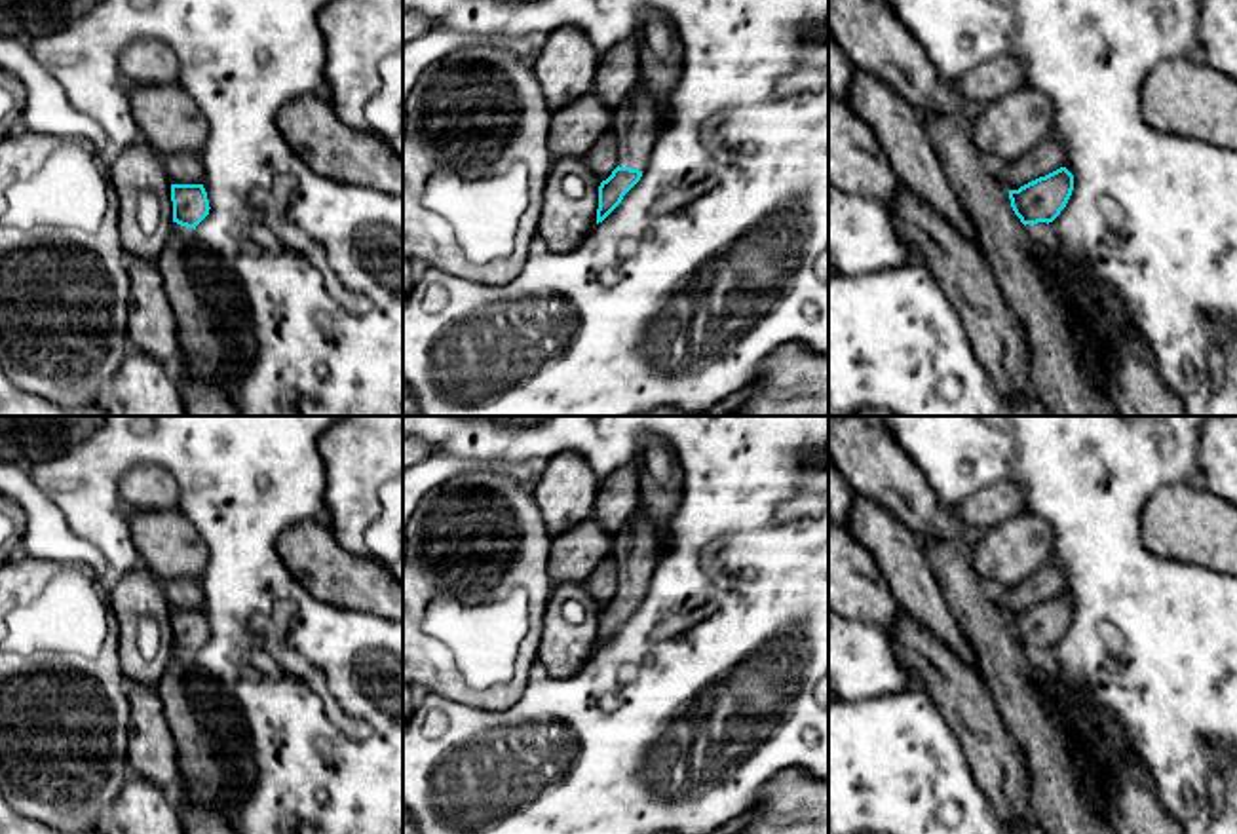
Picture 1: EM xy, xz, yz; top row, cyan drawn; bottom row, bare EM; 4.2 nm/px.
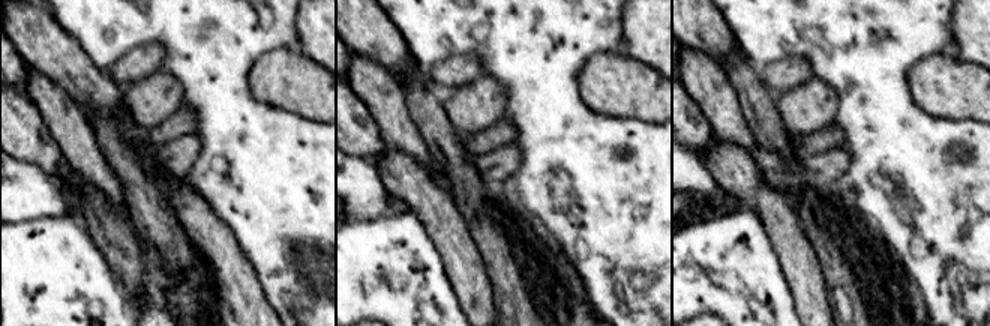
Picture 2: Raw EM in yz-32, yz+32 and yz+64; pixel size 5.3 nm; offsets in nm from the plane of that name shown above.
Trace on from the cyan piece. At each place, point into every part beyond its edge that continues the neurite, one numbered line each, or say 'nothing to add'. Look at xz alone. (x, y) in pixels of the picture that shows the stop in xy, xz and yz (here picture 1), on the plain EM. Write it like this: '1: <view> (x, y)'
1: xz (635, 548)

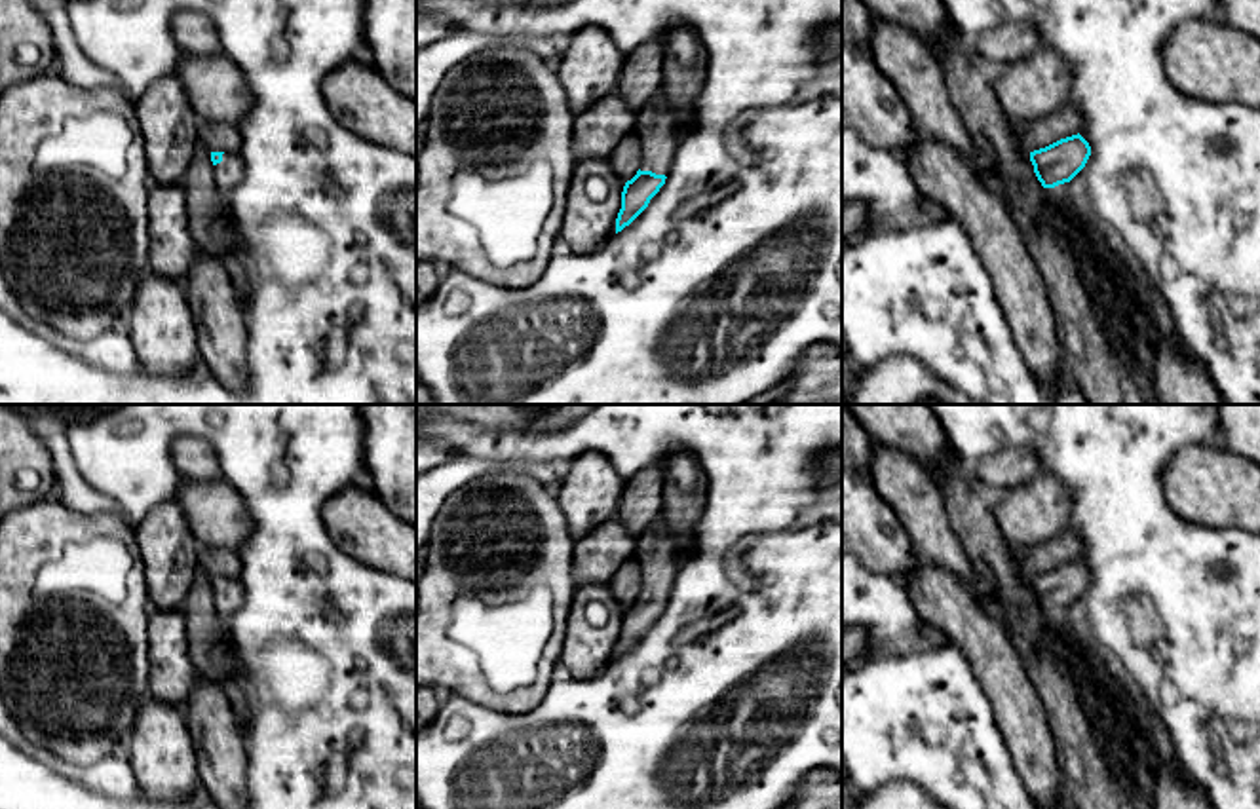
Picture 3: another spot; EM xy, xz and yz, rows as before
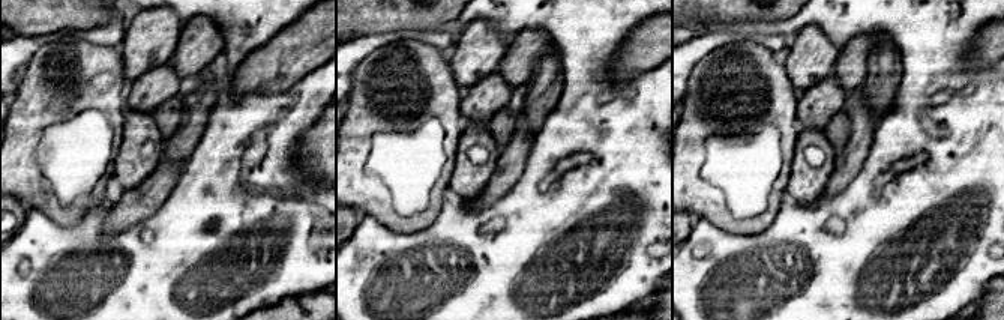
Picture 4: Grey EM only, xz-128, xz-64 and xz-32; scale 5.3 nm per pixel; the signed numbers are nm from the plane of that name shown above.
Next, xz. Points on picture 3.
1: xz (656, 551)

